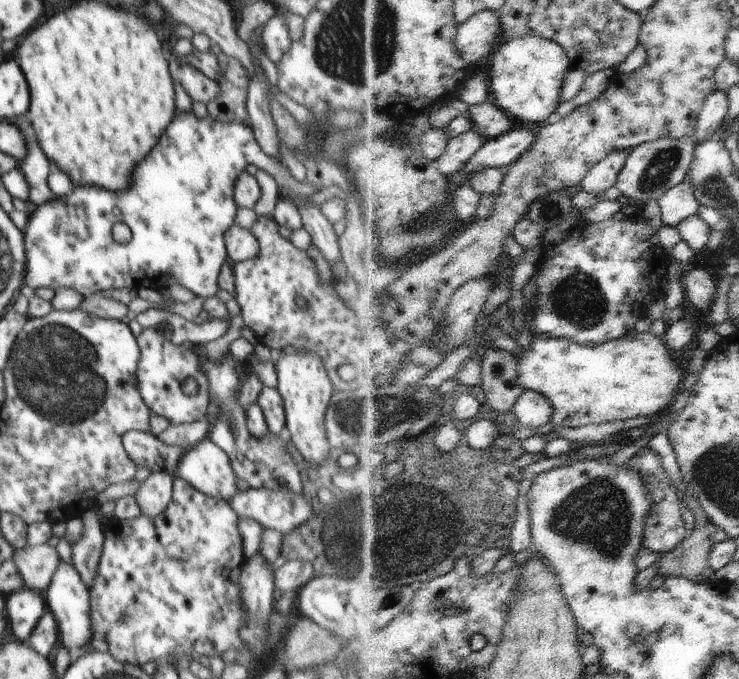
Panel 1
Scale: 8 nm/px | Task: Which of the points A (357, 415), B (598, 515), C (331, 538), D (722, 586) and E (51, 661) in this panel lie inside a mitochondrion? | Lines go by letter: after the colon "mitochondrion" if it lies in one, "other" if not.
A: mitochondrion
B: mitochondrion
C: mitochondrion
D: other
E: other

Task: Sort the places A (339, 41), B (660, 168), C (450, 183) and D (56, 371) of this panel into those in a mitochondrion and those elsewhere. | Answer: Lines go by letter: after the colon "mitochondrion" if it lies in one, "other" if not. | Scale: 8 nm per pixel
A: mitochondrion
B: mitochondrion
C: other
D: mitochondrion

